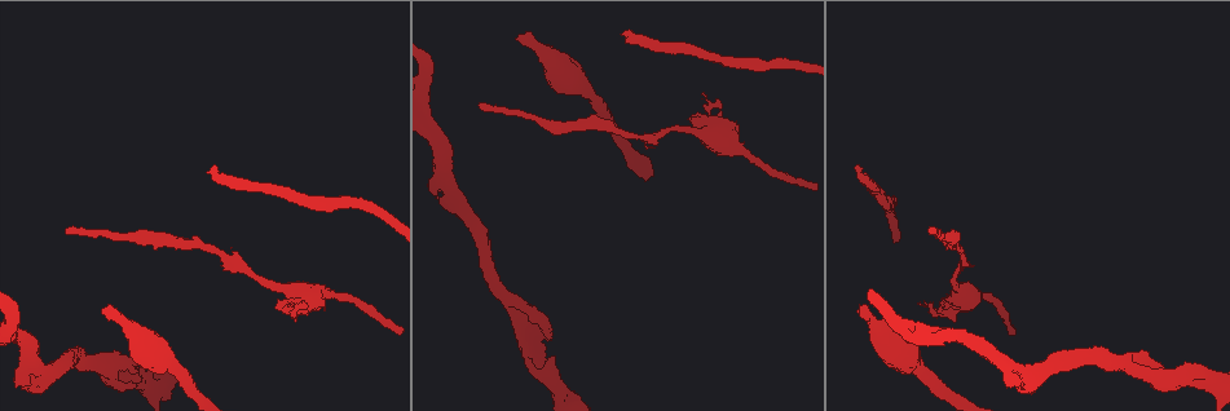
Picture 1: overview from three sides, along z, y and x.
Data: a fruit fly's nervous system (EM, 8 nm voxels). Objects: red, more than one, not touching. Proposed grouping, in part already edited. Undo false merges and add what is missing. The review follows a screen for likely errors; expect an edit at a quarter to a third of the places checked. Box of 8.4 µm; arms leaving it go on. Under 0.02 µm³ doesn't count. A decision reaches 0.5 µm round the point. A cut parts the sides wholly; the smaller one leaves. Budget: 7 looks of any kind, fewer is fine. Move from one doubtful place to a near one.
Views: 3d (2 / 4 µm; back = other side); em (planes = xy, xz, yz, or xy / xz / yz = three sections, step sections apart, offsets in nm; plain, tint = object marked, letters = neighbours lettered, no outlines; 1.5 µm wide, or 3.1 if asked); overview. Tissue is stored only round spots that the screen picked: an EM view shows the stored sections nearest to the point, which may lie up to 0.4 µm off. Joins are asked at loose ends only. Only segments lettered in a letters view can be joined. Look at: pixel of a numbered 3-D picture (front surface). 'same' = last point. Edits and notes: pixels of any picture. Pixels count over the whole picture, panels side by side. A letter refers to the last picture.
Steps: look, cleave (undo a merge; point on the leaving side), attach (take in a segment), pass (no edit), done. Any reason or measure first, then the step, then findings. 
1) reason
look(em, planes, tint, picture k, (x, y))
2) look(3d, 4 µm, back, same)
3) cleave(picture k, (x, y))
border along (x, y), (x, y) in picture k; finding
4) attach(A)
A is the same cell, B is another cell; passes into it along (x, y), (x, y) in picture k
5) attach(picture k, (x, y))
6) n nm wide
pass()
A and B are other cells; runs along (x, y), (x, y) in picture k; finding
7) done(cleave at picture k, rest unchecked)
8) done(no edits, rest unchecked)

stops while still wide
look(em, planes, letters, picture 1, (1022, 386))

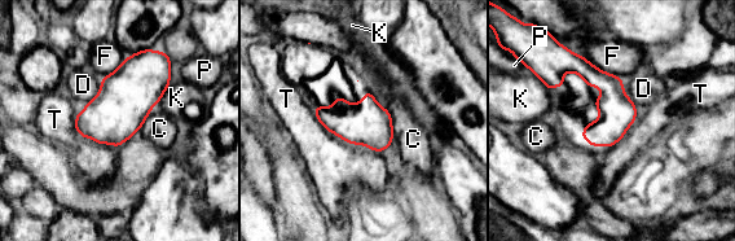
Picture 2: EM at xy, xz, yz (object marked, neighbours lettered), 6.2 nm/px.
D touches over 180 nm
pass()
C, D, F, K, P and T are other cells; none of them fits

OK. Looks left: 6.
thick turns thin
look(em, planes, letters, picture 1, (171, 364))

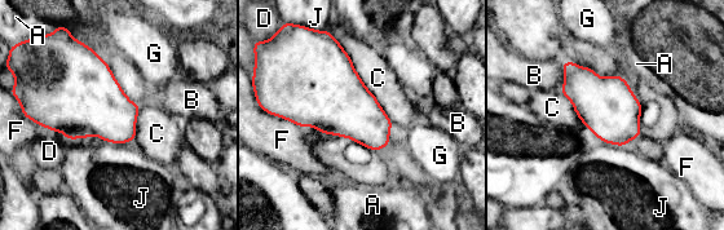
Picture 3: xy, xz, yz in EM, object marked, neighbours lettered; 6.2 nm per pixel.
pass()
A, B, C, D, F, G and J are other cells; border along (336, 39), (363, 85), (389, 119) in picture 3; one neuron here

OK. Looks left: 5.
an open end
look(em, planes, letters, picture 1, (107, 308))

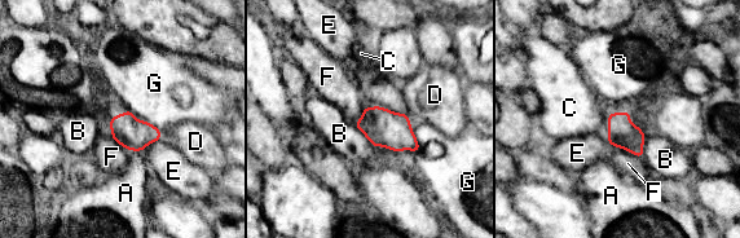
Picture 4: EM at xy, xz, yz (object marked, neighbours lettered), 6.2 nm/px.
pass()
A, B, C, D, E, F and G are other cells; border along (146, 120), (158, 129) in picture 4; no lettered segment goes on from it

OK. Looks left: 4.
done(no edits, rest unchecked)

